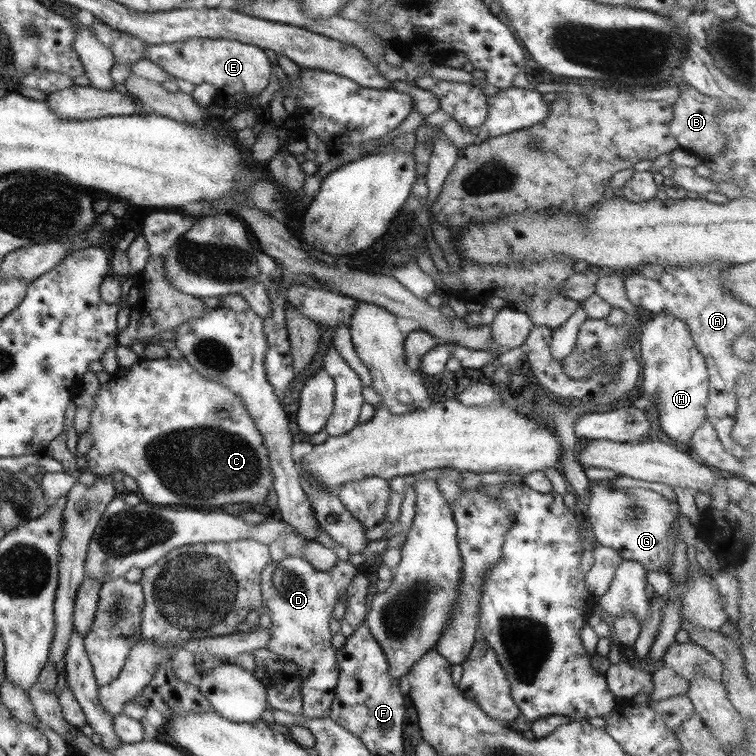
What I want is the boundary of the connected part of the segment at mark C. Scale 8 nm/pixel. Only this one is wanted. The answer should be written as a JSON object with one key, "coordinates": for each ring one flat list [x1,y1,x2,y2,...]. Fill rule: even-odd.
{"coordinates":[[167,356,164,360,148,360,139,358,136,364,132,364,130,368,122,368,122,372,118,376,111,376,110,380,100,386,98,393,94,396,94,408,90,414,90,427,78,434,79,438,90,436,92,440,92,449,84,455,88,461,87,469,95,476,107,476,122,471,125,475,136,479,138,485,137,494,144,502,154,504,178,504,184,508,210,508,210,506,222,506,222,504,241,504,245,506,262,505,263,503,273,502,273,484,275,475,271,470,271,461,269,460,268,448,265,446,264,438,261,431,258,430,254,419,250,417,244,401,230,391,228,387,224,387,218,381,206,379,194,370,186,359,174,359]]}

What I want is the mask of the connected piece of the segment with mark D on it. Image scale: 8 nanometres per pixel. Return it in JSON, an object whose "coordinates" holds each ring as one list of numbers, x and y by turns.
{"coordinates":[[287,555,281,562,271,561,261,573,262,604,268,608,272,623,272,638,266,648,298,665,302,679,302,715,305,718,330,714,340,676,330,620,334,606,360,572,361,569,344,560,338,560,327,572,318,572,304,558]]}

